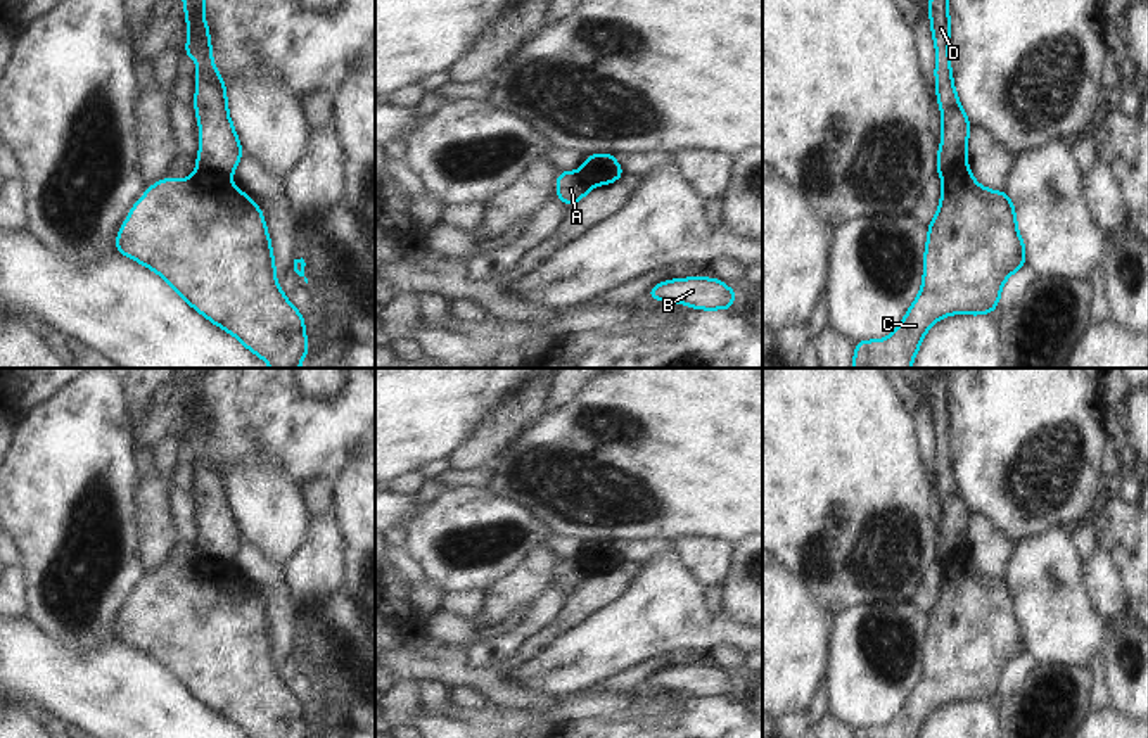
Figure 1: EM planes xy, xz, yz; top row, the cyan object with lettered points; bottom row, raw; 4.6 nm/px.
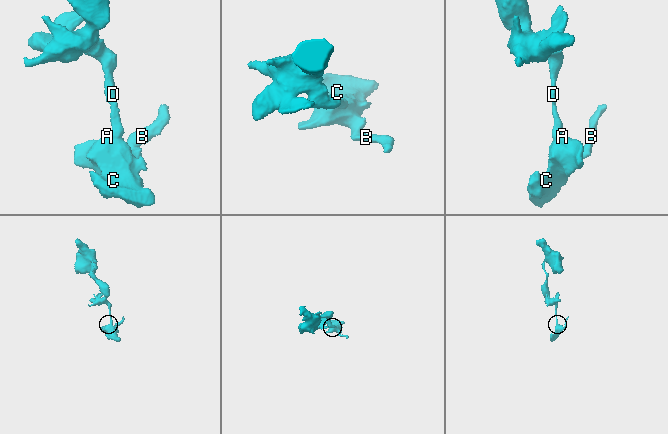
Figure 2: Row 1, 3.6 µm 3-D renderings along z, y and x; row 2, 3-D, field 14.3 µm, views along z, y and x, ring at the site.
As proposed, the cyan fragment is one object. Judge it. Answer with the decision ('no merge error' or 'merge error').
merge error

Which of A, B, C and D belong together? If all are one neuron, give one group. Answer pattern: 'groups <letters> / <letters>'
groups A B C / D

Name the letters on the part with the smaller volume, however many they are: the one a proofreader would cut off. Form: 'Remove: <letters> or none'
Remove: A, B, C

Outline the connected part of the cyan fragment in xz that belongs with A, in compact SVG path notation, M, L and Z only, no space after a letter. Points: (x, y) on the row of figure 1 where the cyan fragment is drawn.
M588 161L576 173L558 171L557 180L557 199L567 206L576 204L583 199L595 185L607 185L610 181L609 173L600 173Z

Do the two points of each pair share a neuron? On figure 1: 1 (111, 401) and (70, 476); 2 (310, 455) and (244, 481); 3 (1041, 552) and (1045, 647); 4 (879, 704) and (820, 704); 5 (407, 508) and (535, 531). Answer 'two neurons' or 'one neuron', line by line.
1: one neuron
2: two neurons
3: one neuron
4: two neurons
5: two neurons

